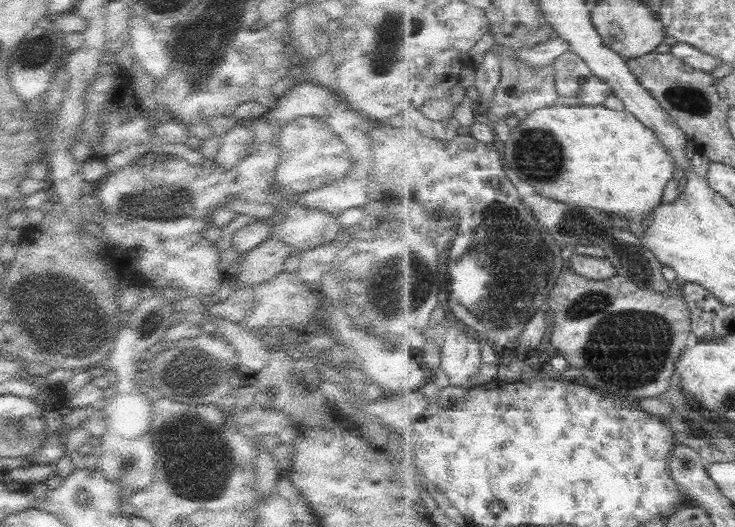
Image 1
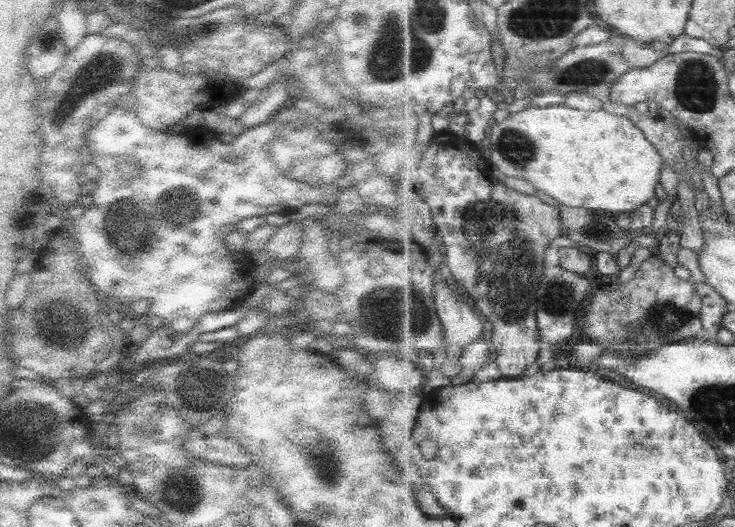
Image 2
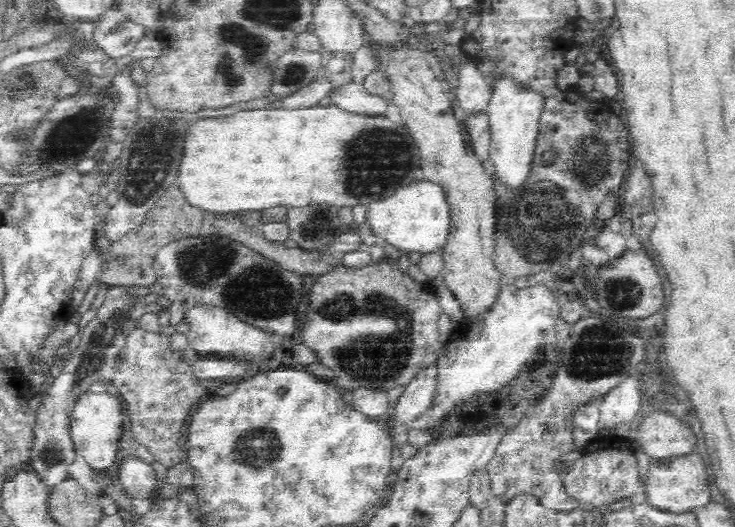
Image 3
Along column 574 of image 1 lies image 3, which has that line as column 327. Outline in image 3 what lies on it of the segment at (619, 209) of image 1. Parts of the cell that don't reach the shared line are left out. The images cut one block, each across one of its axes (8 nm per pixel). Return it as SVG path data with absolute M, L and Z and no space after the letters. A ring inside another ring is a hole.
M334 104L328 106L312 106L310 108L277 108L272 106L268 109L256 110L240 110L236 114L220 117L204 117L198 118L198 122L189 122L185 124L184 140L182 140L182 156L178 162L176 172L176 184L178 190L182 191L182 195L186 202L194 208L201 208L207 212L227 214L250 212L251 210L265 211L275 206L286 206L287 208L296 208L296 206L312 206L328 205L354 207L356 204L364 204L369 208L370 204L390 196L397 188L408 186L414 182L414 170L418 170L419 166L419 150L413 141L413 136L396 118L386 117L369 117L357 115L342 110Z

